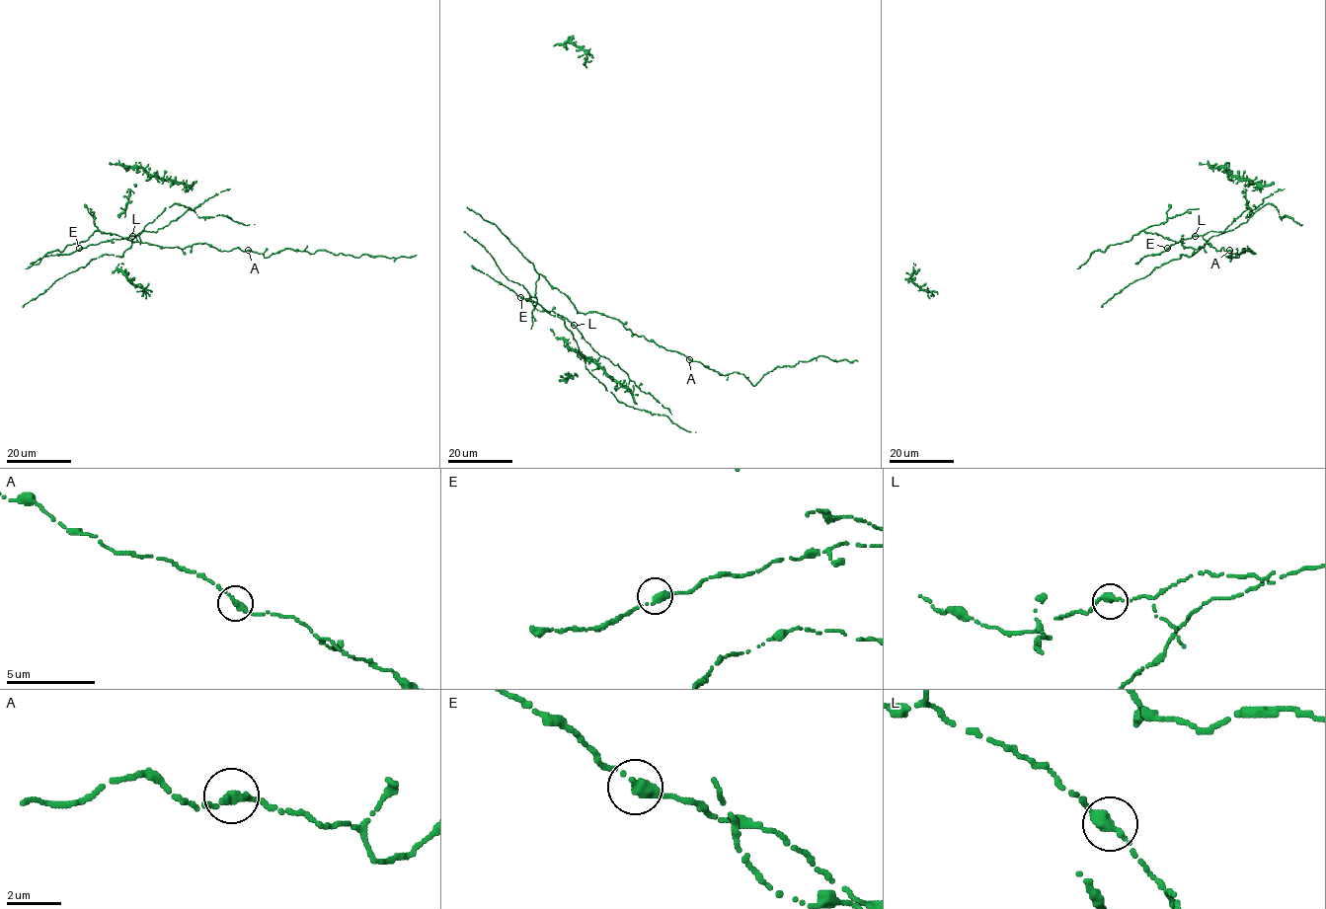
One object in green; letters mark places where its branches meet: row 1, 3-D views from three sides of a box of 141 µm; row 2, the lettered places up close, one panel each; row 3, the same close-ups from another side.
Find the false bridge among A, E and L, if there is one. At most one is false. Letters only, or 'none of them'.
none of them

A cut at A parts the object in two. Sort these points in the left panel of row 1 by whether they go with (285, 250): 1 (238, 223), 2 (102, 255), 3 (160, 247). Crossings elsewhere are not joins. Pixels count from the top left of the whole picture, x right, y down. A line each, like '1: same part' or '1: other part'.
1: other part
2: other part
3: same part

